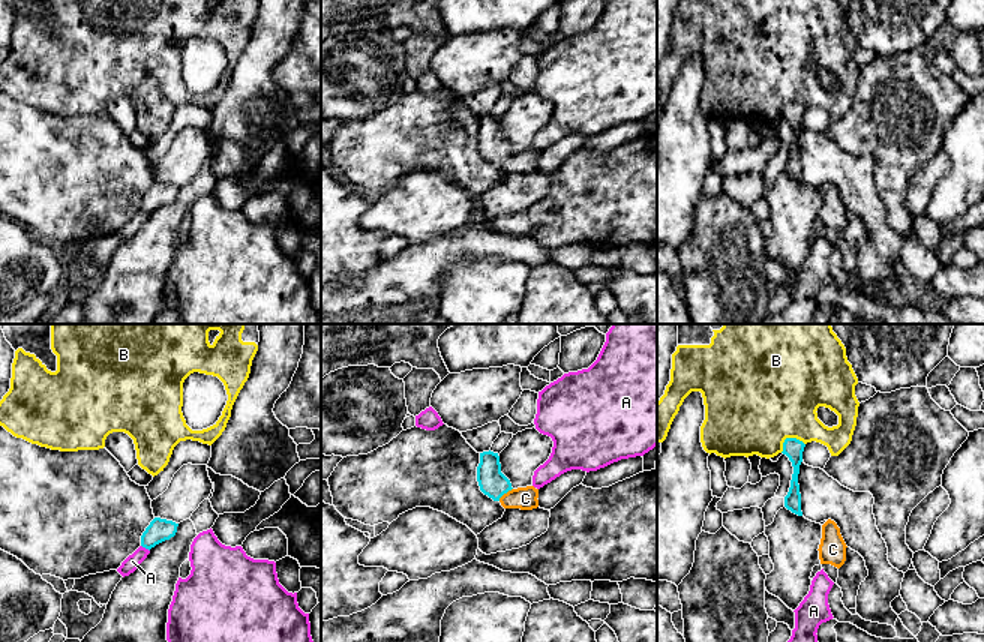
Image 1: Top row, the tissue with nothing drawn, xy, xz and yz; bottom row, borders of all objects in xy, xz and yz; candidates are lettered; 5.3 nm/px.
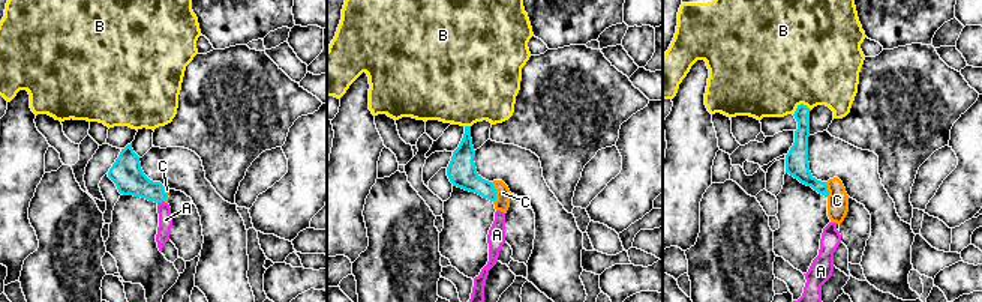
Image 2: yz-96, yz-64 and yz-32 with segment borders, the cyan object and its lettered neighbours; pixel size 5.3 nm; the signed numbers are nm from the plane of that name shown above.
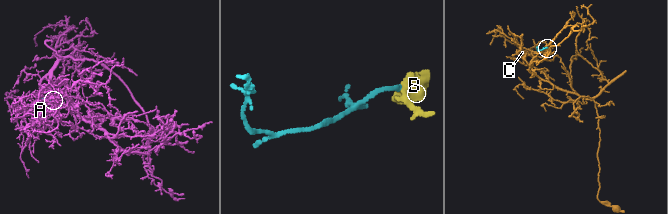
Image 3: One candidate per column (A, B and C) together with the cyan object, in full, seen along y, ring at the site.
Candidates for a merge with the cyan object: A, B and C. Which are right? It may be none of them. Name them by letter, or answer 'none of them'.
C

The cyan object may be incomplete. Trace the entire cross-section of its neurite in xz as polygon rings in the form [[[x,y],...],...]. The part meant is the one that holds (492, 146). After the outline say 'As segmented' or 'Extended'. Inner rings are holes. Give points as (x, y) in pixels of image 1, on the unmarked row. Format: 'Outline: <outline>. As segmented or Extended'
Outline: [[[480,117],[477,130],[477,146],[480,154],[500,165],[504,172],[532,174],[538,171],[538,153],[534,150],[513,153],[510,144],[501,136],[498,117]]]. Extended

